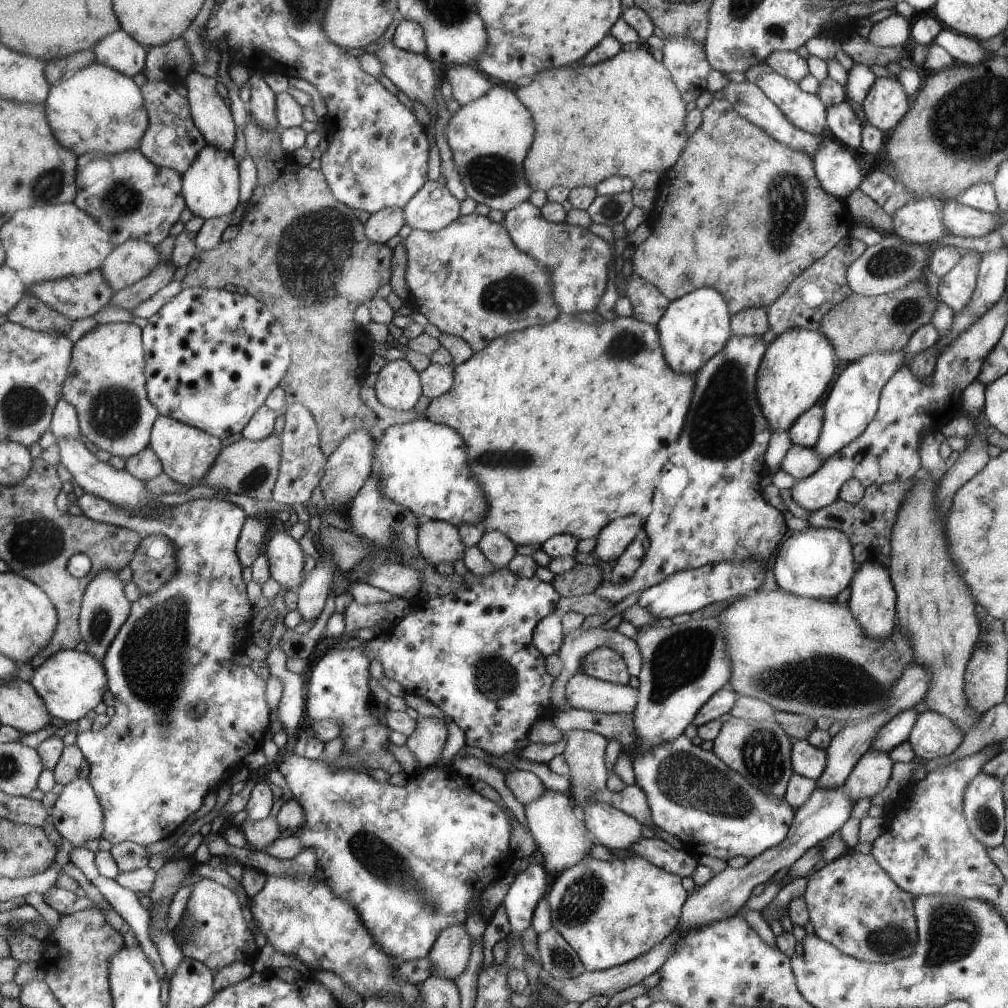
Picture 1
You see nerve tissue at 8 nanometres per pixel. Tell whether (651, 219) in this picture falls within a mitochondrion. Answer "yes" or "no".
no

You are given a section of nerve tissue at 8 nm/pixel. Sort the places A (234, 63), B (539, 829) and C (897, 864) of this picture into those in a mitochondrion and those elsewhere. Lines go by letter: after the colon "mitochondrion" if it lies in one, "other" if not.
A: other
B: other
C: other

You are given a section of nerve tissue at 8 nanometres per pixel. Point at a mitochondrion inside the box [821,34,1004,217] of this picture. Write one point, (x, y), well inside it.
(949, 129)

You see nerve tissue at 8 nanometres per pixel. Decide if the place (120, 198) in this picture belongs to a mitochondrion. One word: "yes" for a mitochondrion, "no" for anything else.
yes

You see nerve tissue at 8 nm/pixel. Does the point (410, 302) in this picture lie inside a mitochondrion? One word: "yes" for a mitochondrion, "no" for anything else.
no

